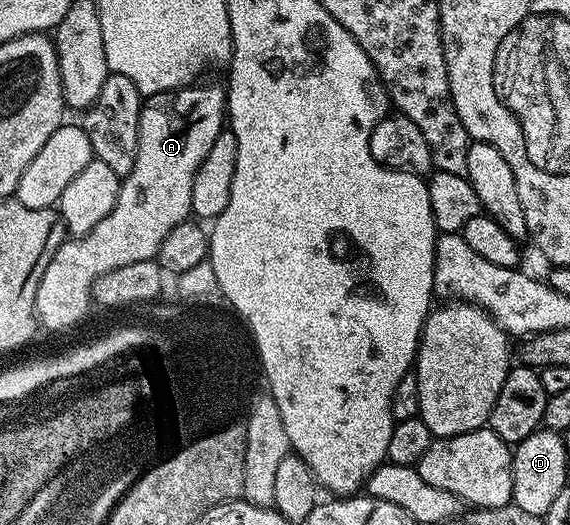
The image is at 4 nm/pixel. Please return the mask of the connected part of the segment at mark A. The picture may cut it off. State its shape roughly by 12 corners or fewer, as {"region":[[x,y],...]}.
{"region":[[206,83],[143,106],[112,213],[52,253],[34,313],[50,331],[94,283],[157,260],[228,119]]}

